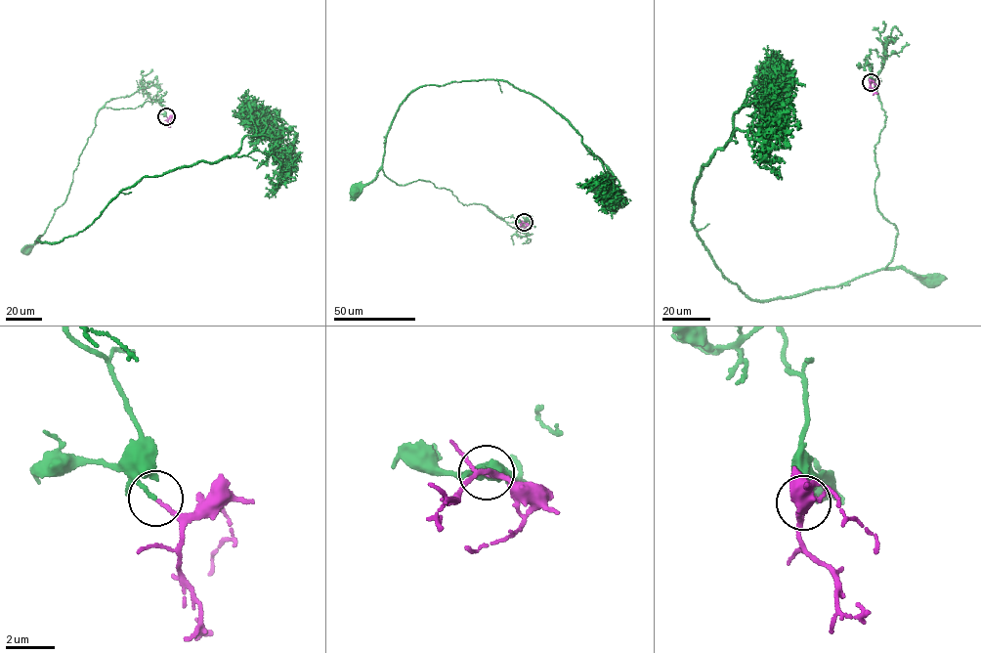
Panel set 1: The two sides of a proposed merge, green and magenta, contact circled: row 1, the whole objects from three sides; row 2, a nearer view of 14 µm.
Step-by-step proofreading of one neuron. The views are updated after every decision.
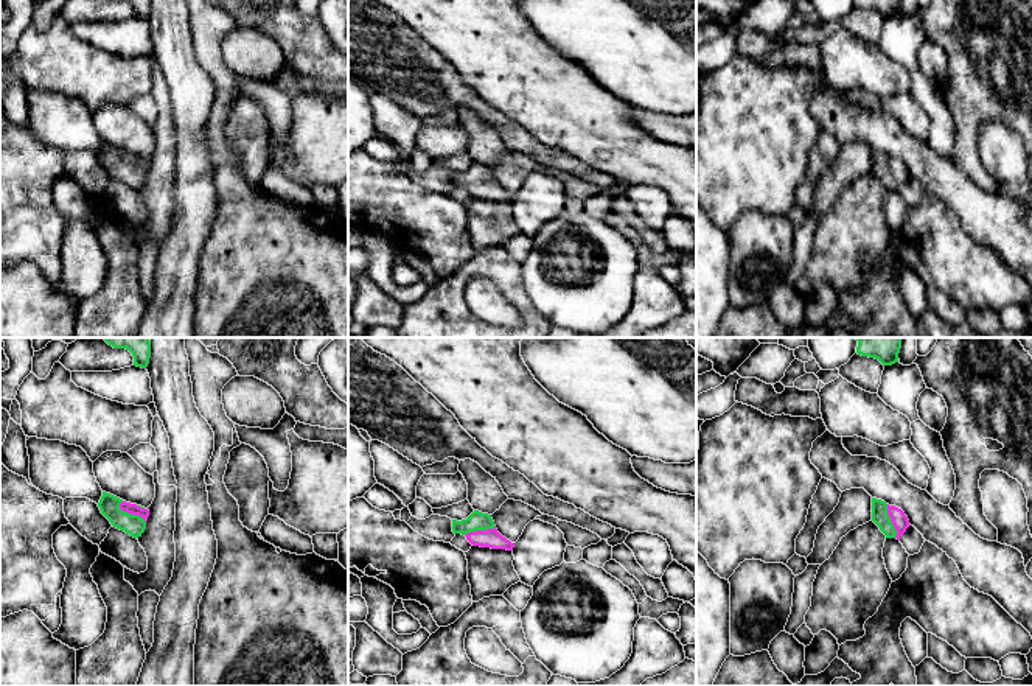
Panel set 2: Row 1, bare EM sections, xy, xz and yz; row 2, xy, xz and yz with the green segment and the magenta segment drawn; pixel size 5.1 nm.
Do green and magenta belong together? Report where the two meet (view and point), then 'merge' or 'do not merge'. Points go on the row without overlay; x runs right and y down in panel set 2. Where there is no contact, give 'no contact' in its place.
yz (891, 173) | merge

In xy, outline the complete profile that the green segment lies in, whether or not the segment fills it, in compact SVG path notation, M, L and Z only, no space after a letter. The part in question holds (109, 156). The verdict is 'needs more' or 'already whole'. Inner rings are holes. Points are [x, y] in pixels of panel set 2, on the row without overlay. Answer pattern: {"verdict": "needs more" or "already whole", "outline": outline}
{"verdict": "needs more", "outline": "M103 143L98 159L113 179L124 182L134 190L141 188L146 180L149 162L141 157L126 154Z"}

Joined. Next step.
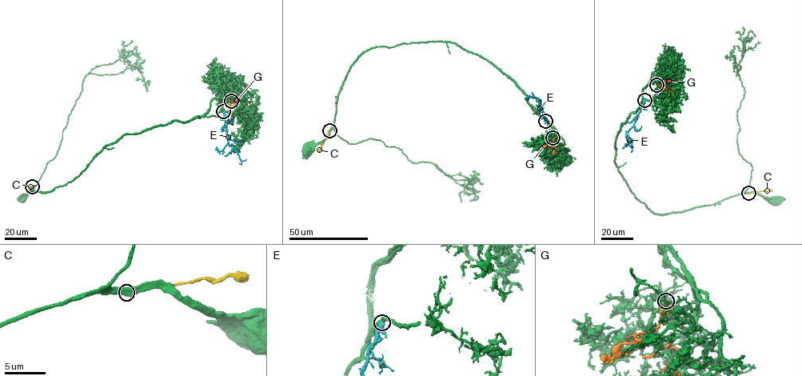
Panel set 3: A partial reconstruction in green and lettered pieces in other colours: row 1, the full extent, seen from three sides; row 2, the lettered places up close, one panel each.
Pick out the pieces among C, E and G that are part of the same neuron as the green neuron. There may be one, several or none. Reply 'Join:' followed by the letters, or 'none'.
Join: none

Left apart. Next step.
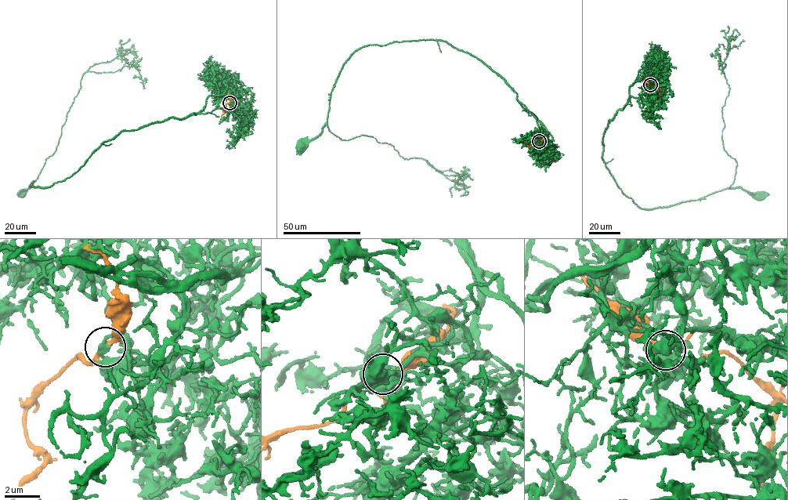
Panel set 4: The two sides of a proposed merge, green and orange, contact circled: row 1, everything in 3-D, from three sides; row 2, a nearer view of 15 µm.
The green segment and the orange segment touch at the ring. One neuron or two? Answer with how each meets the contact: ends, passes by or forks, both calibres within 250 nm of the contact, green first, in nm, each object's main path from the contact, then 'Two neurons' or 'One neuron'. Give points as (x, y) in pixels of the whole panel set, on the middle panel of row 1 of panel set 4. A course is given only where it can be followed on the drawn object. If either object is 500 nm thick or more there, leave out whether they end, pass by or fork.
At the ring green passes by. At the ring orange forks. Thickness 220 nm (green) against 190 nm. Course of green: (539, 141), (547, 139), (547, 128), (504, 79), (466, 52), (431, 40), (352, 52), (321, 132), (301, 146). Course of orange: (540, 141), (529, 146), (523, 143). Two neurons

